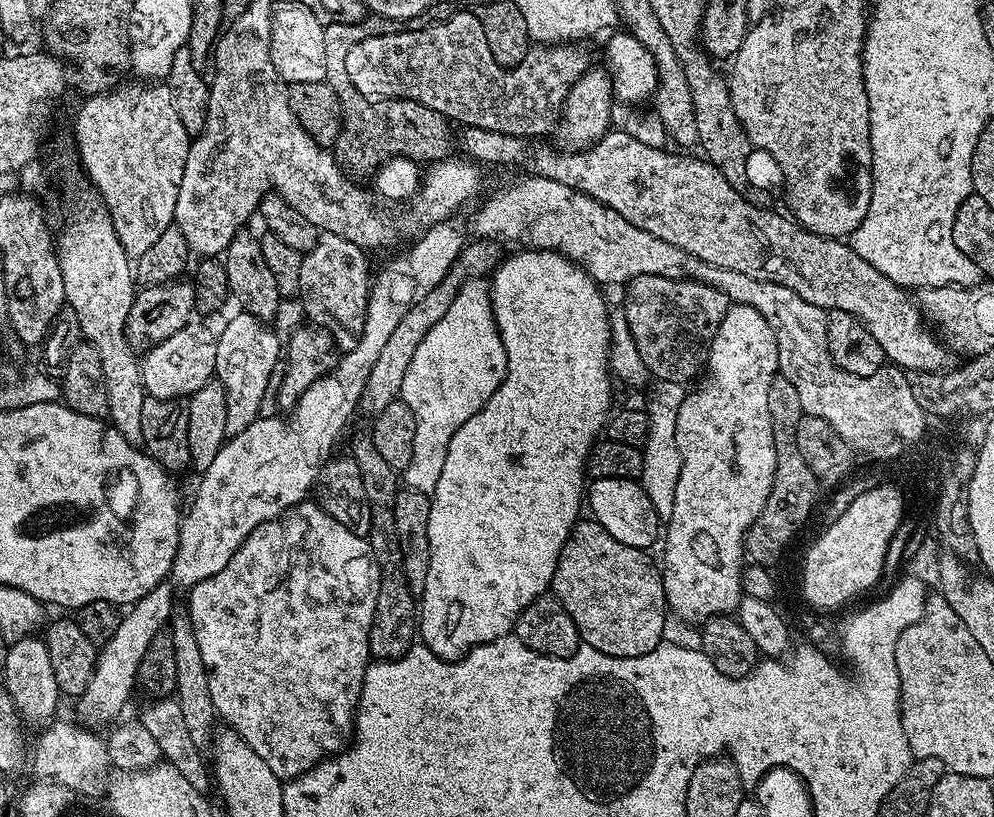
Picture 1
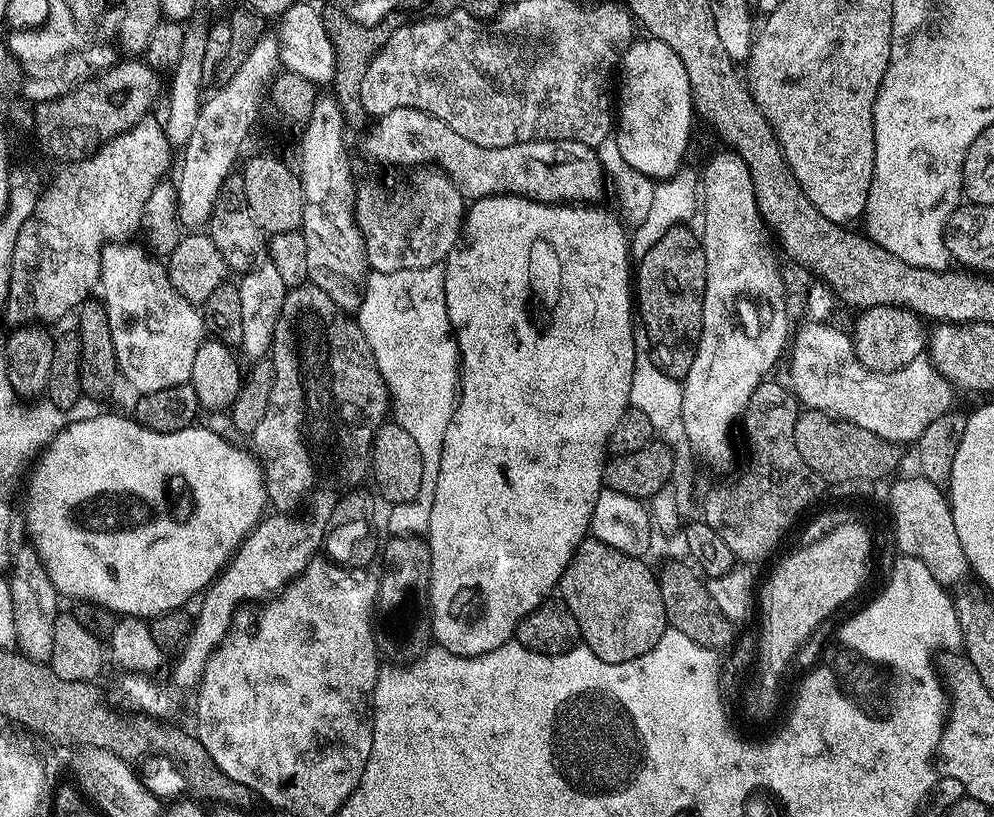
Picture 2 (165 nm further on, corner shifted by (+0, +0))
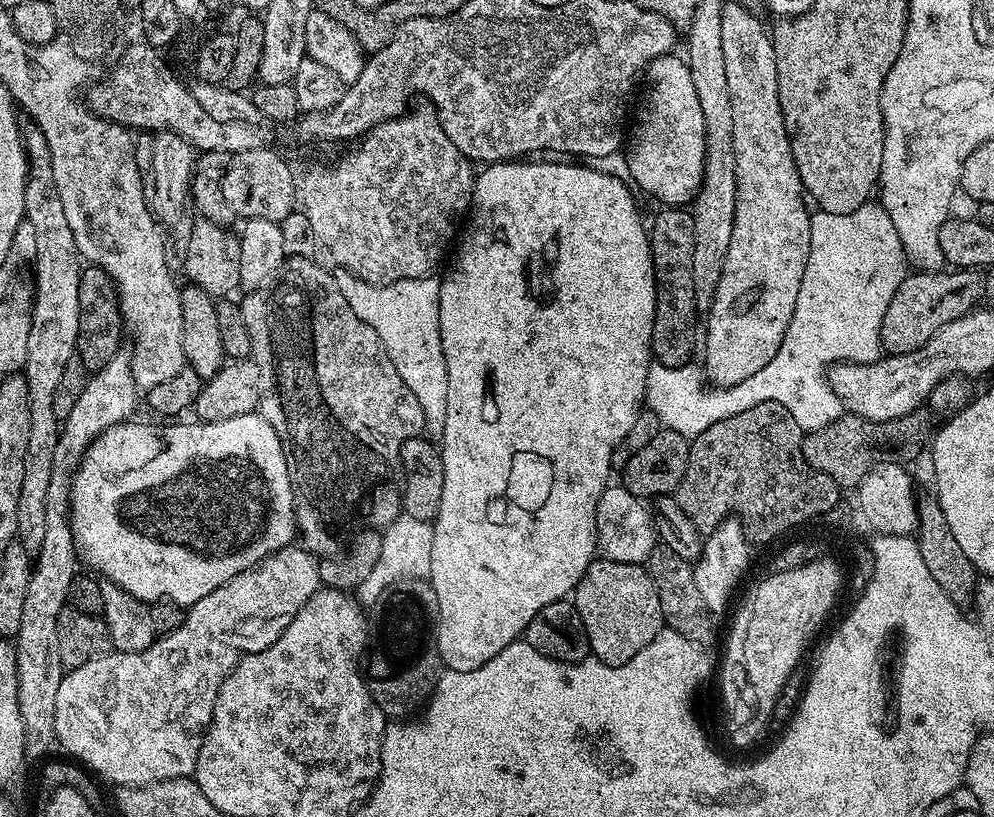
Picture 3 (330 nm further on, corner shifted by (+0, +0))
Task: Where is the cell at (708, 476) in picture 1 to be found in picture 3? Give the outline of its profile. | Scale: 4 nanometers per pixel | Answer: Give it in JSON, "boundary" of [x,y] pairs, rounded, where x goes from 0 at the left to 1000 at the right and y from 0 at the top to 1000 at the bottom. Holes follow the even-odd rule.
{"boundary":[[[730,2],[726,7],[726,66],[730,66],[730,100],[734,104],[734,130],[738,135],[738,184],[740,185],[740,251],[738,252],[738,286],[734,286],[734,306],[730,306],[730,326],[726,326],[726,340],[722,340],[722,355],[718,357],[716,378],[710,383],[712,408],[706,411],[706,449],[711,464],[720,472],[731,472],[746,468],[755,458],[767,453],[783,433],[787,424],[787,414],[791,409],[791,399],[795,399],[795,389],[799,384],[799,370],[803,370],[803,350],[807,350],[807,335],[811,330],[811,316],[815,311],[815,255],[809,251],[811,236],[809,224],[799,198],[797,187],[797,168],[791,159],[791,149],[787,144],[787,130],[783,125],[783,81],[779,71],[779,56],[774,35],[753,10],[744,5]]]}

